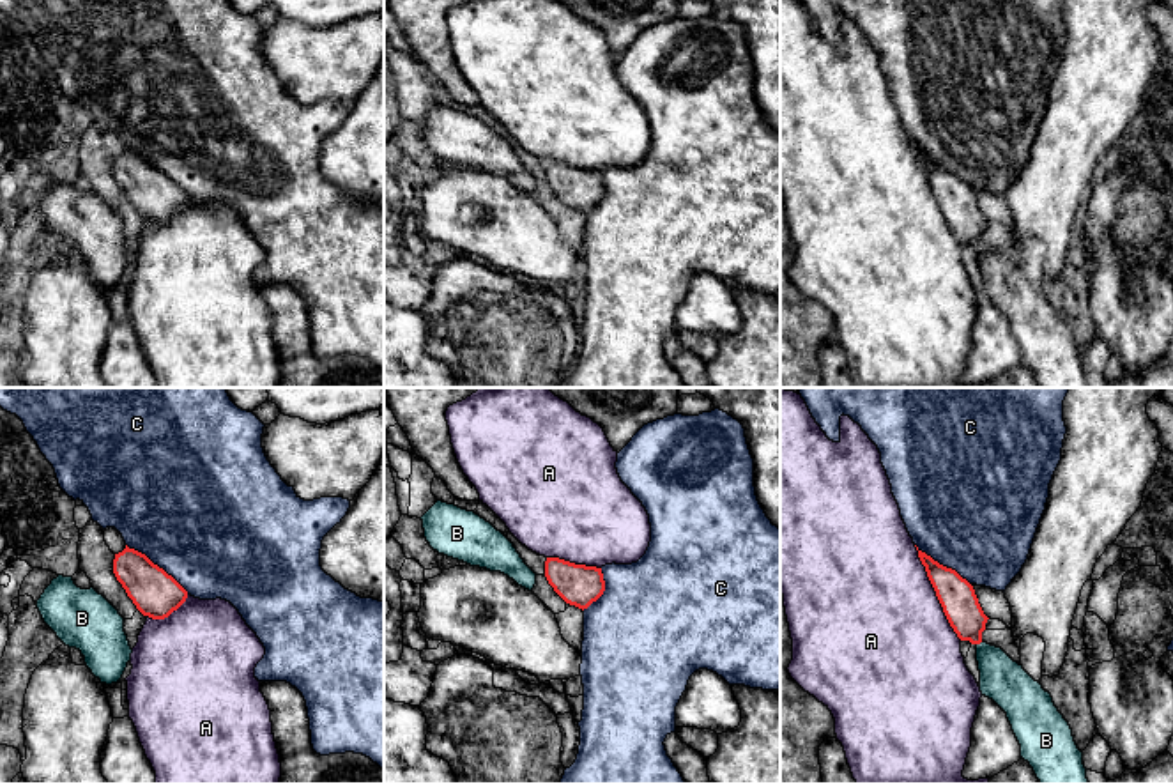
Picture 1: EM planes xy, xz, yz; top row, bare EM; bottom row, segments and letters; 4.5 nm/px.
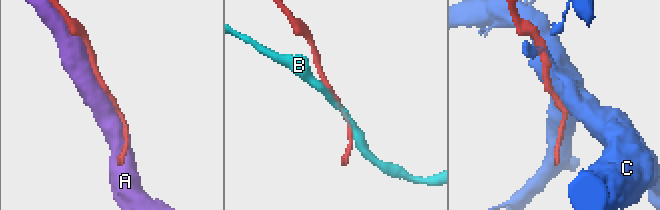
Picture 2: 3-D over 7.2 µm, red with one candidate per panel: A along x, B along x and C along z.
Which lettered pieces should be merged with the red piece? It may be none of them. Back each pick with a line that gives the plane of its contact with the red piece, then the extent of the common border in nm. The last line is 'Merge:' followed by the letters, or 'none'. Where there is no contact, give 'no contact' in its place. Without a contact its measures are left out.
A: yz | 480 nm
Merge: A

